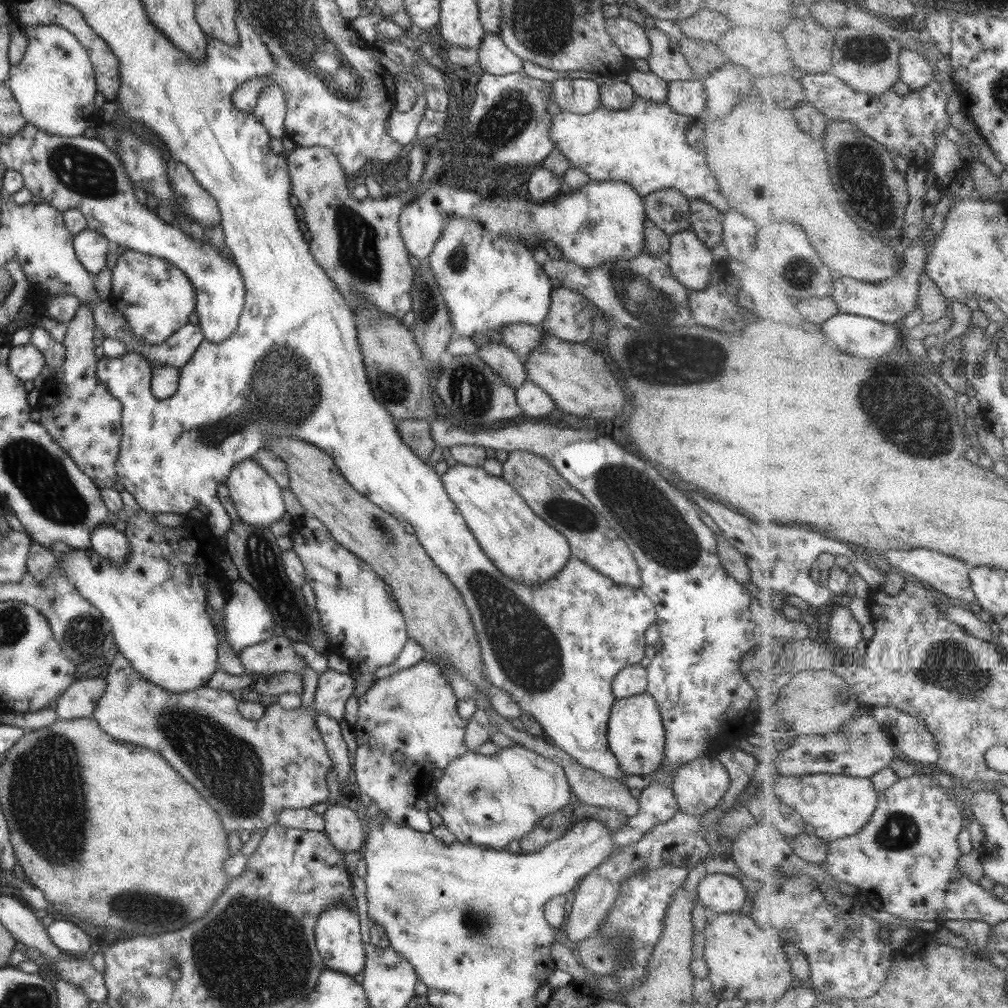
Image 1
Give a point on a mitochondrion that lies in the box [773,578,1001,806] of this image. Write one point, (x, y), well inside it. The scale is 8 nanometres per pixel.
(947, 664)

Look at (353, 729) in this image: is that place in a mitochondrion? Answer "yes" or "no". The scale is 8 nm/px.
no

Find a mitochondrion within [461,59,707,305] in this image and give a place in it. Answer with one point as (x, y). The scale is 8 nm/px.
(511, 114)

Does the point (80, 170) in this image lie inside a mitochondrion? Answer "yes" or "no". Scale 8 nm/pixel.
yes

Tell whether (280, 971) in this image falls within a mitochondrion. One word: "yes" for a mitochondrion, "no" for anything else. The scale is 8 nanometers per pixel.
yes

